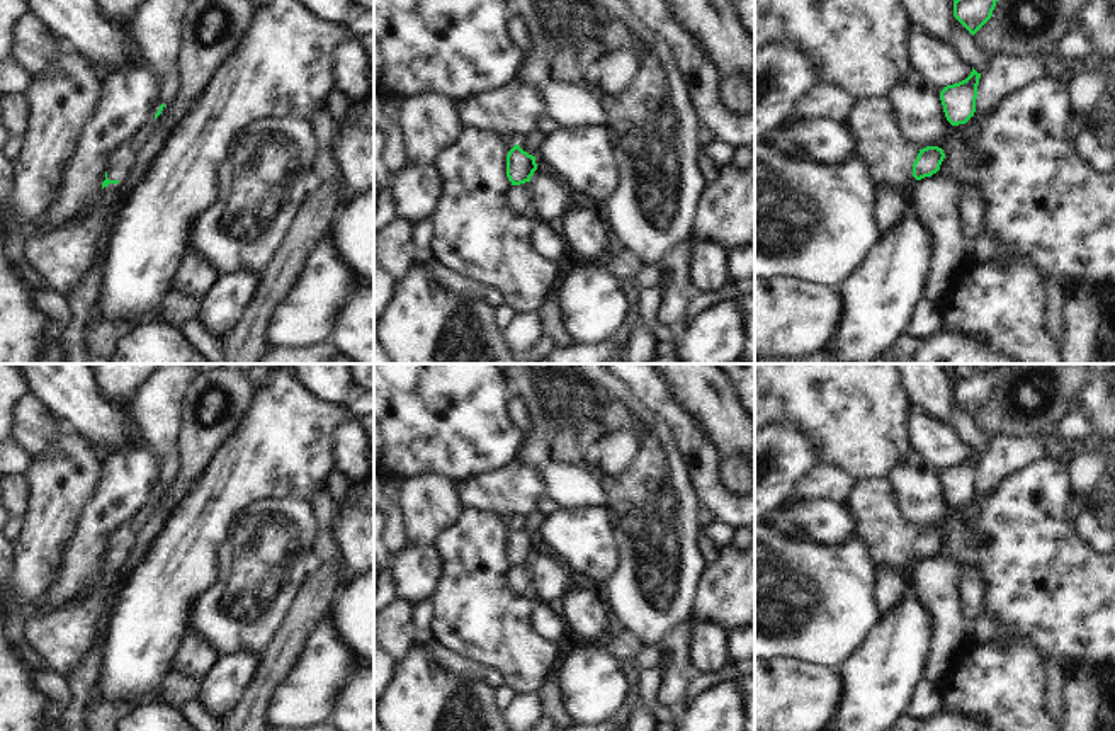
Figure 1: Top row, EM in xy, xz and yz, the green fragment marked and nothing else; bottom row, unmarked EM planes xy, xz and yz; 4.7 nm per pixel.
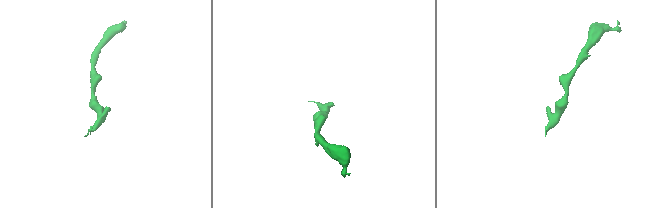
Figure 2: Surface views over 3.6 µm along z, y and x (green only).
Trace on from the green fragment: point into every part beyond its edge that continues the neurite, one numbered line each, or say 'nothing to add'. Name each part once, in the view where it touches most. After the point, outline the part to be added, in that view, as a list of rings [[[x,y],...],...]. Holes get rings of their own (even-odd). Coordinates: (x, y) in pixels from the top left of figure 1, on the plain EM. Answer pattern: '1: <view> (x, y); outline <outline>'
1: xy (63, 634); outline [[[148,512],[124,522],[110,534],[107,547],[110,564],[102,570],[102,580],[90,592],[80,592],[53,609],[32,610],[25,622],[24,632],[36,653],[65,678],[92,648],[99,627],[107,622],[117,597],[114,586],[127,578],[122,564]]]

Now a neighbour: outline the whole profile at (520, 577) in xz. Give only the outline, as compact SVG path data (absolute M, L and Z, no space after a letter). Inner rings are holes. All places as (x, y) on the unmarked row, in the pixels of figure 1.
M530 564L513 566L510 571L510 583L520 598L534 597L534 573Z

